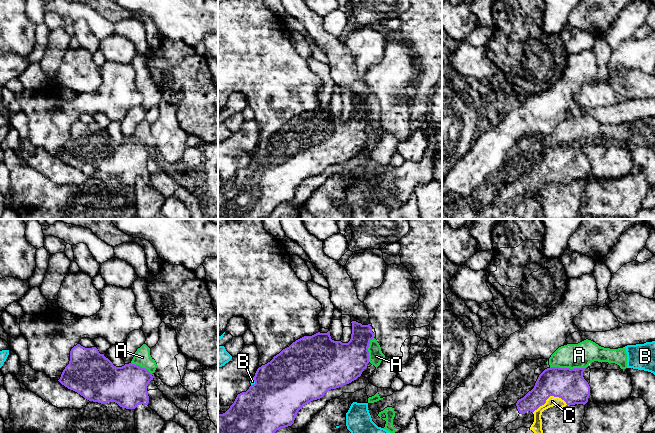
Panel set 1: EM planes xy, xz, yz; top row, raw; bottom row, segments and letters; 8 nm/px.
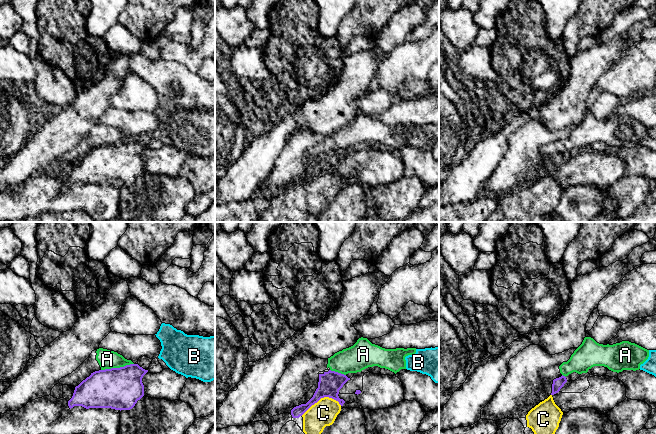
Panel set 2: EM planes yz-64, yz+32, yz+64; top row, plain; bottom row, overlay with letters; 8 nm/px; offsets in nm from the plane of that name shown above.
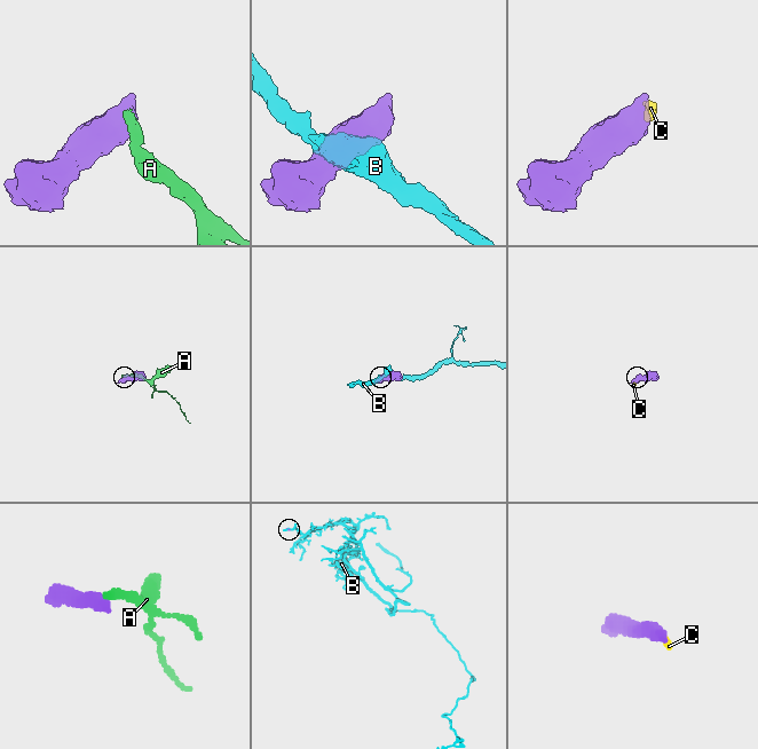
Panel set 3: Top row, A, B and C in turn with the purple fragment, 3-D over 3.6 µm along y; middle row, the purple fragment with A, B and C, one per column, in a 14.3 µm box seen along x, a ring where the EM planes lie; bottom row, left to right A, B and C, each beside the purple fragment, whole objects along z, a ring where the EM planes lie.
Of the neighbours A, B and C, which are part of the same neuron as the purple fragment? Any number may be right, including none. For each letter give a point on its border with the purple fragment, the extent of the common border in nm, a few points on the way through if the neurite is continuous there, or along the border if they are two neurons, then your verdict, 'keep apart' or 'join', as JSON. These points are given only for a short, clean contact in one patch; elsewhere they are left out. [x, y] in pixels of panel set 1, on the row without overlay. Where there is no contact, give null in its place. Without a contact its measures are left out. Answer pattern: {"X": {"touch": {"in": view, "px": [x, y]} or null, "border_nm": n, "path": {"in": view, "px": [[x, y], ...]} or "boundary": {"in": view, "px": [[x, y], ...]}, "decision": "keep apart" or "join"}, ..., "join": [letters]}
{"A": {"touch": {"in": "yz", "px": [568, 144]}, "border_nm": 300, "boundary": {"in": "yz", "px": [[586, 142], [578, 144], [550, 144]]}, "decision": "keep apart"}, "B": {"touch": {"in": "xz", "px": [254, 156]}, "border_nm": 70, "decision": "keep apart"}, "C": {"touch": {"in": "yz", "px": [549, 172]}, "border_nm": 300, "path": {"in": "yz", "px": [[568, 160], [558, 163], [549, 172], [552, 177]]}, "decision": "join"}, "join": ["C"]}

